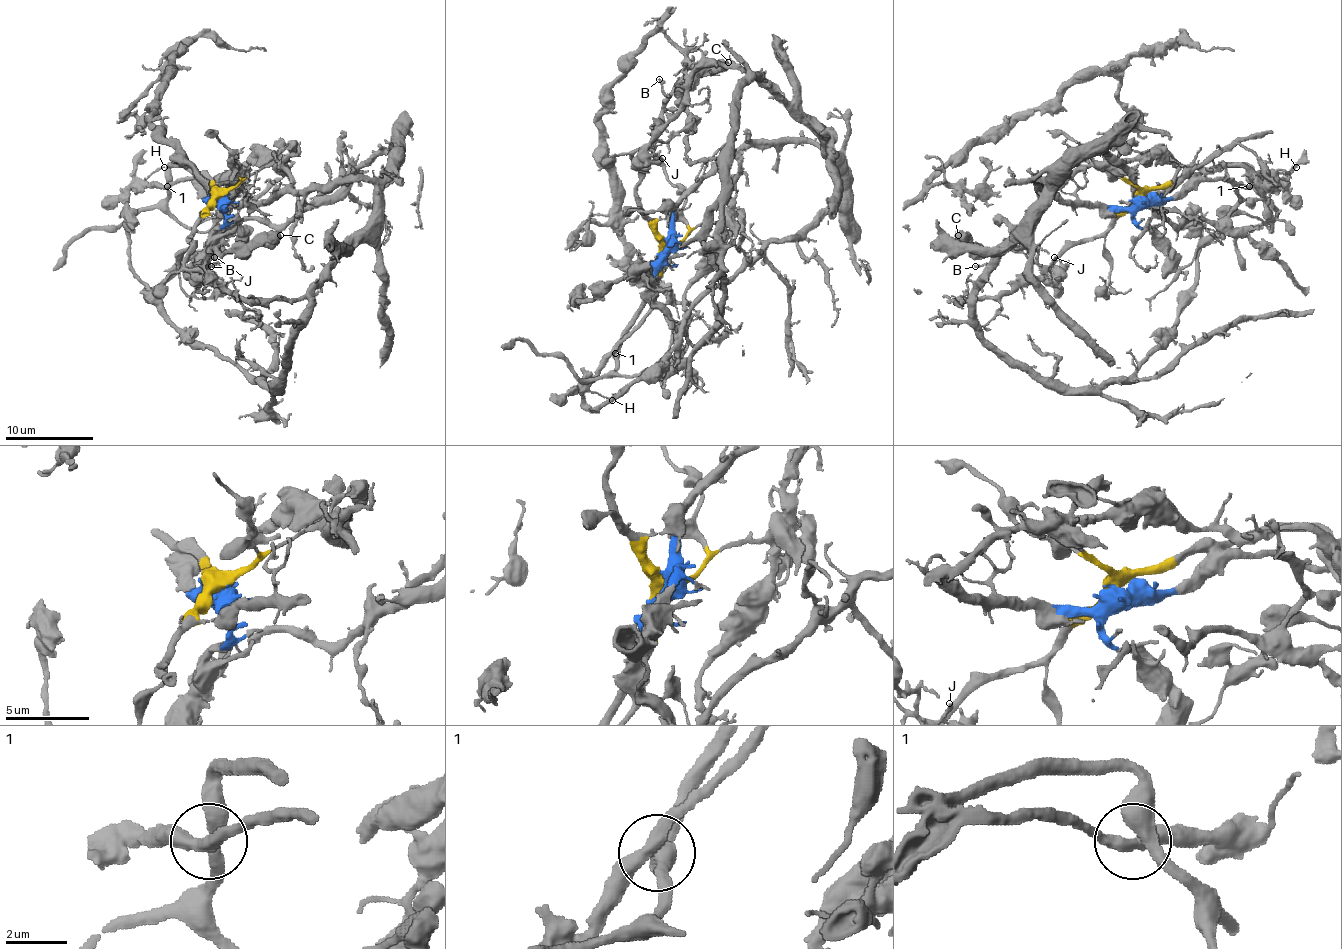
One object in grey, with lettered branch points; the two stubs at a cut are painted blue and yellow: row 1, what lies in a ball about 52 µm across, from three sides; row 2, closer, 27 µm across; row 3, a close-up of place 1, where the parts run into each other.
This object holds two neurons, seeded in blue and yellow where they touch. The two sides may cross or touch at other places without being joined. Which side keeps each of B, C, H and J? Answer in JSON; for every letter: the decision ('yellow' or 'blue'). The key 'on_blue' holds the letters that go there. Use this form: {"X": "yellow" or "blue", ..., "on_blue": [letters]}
{"B": "yellow", "C": "yellow", "H": "blue", "J": "yellow", "on_blue": ["H"]}

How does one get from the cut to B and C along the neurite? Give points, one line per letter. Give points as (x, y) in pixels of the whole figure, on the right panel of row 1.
B: (1141, 195), (1095, 236), (1075, 241), (1043, 269), (1021, 252), (1010, 250), (1001, 250), (990, 260), (975, 267)
C: (1141, 195), (1095, 236), (1075, 241), (1047, 269), (1021, 252), (999, 250), (986, 254), (968, 239), (957, 234)

